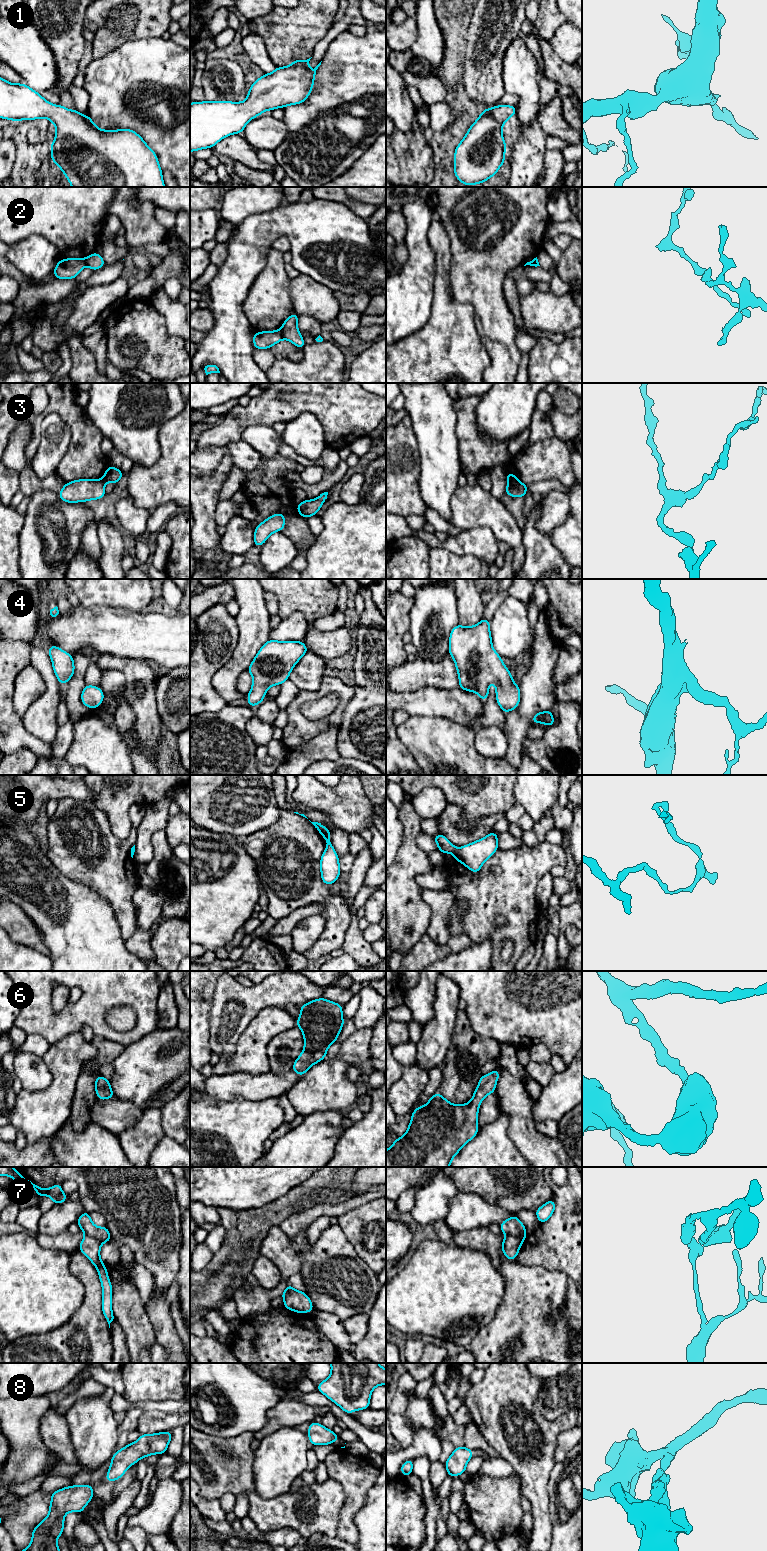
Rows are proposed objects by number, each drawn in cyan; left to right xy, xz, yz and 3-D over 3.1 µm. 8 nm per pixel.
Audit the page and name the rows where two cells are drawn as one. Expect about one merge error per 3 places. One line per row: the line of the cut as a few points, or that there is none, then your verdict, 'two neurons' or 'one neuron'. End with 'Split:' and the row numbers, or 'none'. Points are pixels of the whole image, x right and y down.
1: no cut; one neuron
2: cut in xz along (280, 330), (283, 338); two neurons
3: cut in yz along (516, 479), (508, 483); two neurons
4: no cut; one neuron
5: cut in yz along (456, 849), (453, 853); two neurons
6: no cut; one neuron
7: cut in xy along (86, 1234), (101, 1243); two neurons
8: no cut; one neuron
Split: 2, 3, 5, 7

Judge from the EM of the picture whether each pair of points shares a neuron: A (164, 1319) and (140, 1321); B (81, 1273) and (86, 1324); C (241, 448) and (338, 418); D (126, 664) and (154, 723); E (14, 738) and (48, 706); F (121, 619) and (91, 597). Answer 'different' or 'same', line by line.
A: different
B: same
C: different
D: same
E: different
F: different

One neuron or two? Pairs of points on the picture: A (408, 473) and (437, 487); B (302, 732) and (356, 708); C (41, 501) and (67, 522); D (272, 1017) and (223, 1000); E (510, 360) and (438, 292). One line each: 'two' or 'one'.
A: two
B: two
C: one
D: two
E: two

